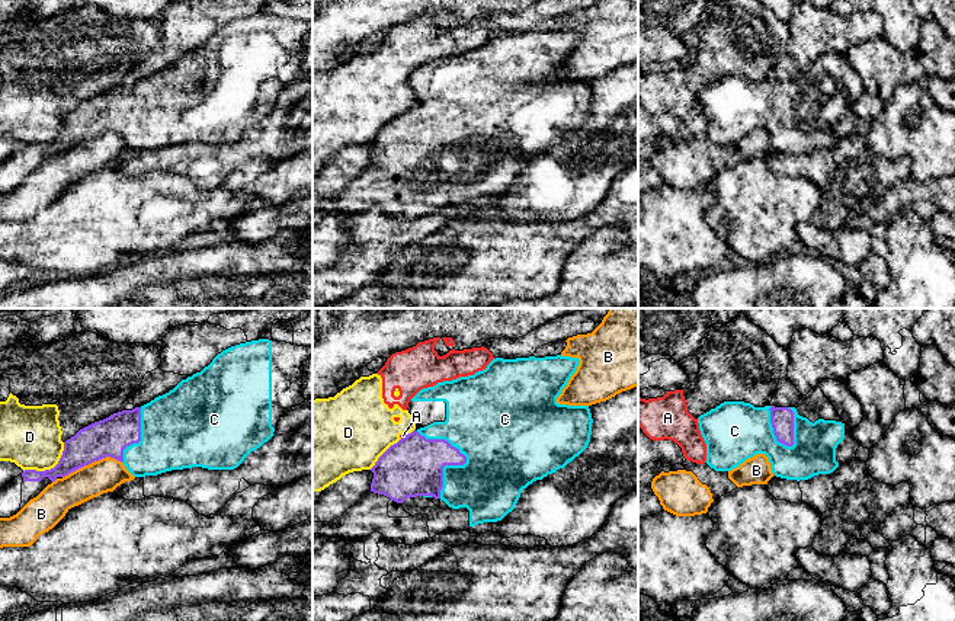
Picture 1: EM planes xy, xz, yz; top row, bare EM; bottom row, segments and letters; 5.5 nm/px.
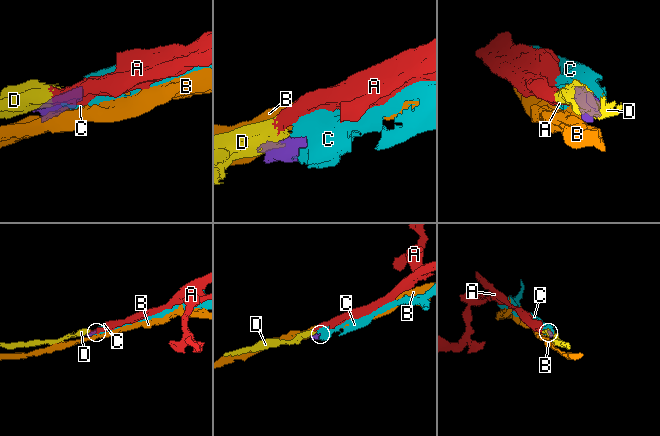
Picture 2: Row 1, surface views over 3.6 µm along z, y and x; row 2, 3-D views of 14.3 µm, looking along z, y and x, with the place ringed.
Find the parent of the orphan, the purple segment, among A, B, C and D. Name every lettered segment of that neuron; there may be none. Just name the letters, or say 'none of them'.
C

